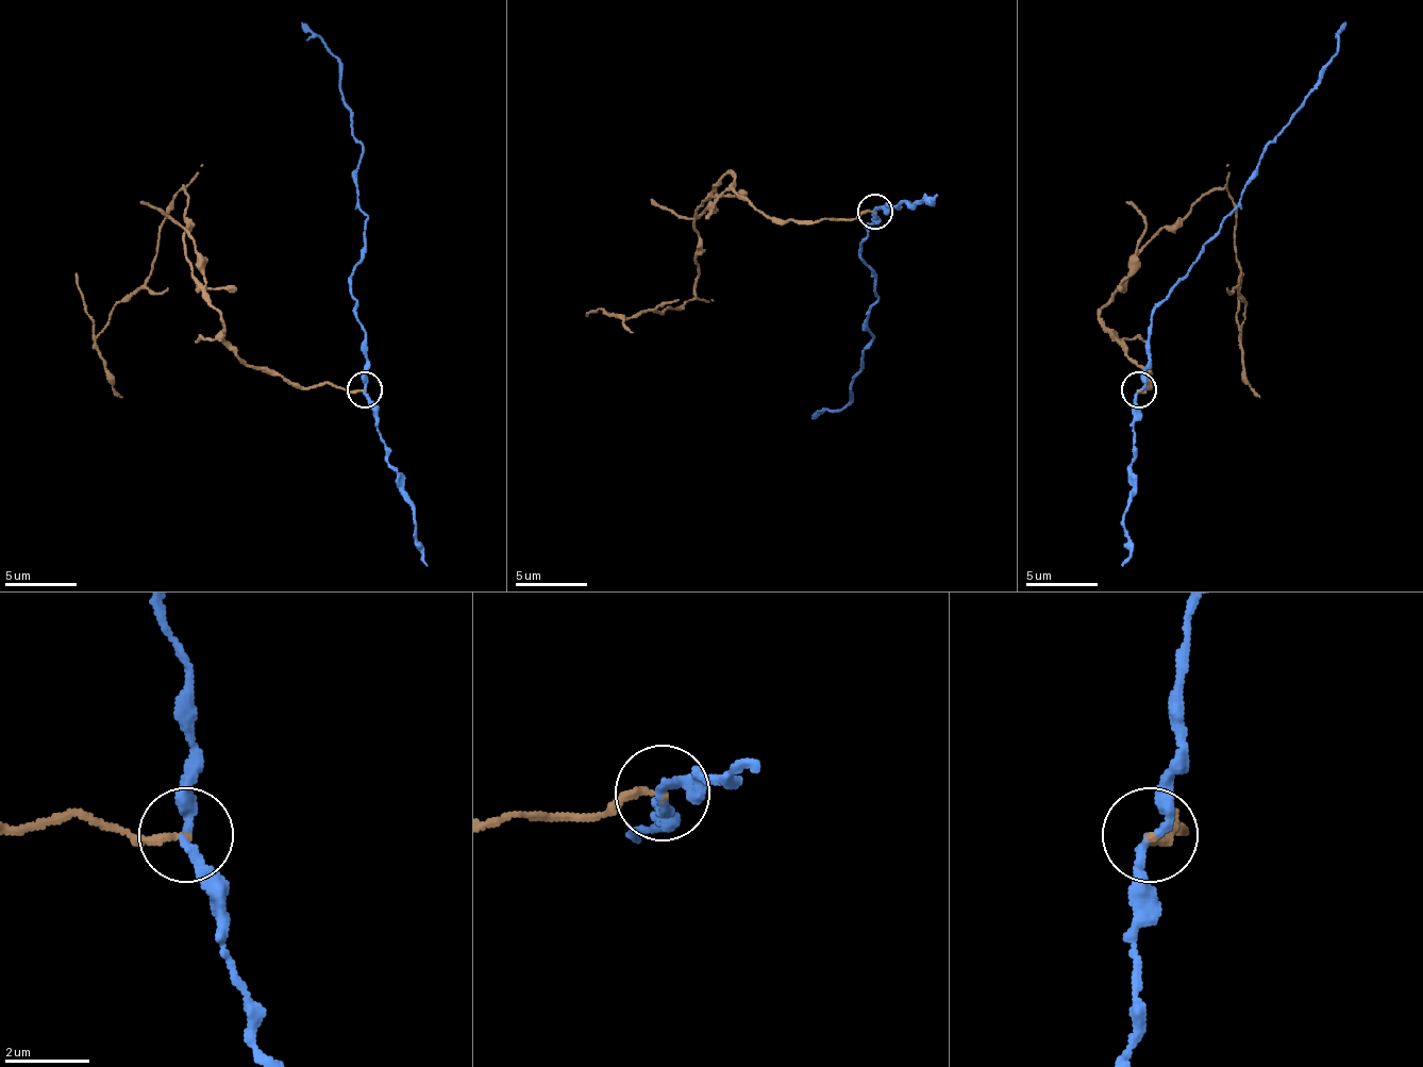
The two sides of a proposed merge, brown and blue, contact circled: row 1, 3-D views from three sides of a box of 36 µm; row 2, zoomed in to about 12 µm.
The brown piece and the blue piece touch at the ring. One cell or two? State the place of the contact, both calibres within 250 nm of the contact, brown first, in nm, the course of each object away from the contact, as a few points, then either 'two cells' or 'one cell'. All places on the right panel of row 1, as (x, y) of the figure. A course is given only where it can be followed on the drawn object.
(1139, 389) | 190/240 nm | brown via (1138, 390), (1149, 372), (1102, 318), (1138, 253), (1224, 188), (1245, 307), (1242, 380), (1260, 398) | blue via (1138, 390), (1149, 362), (1152, 312), (1185, 276), (1239, 203), (1271, 142), (1307, 92), (1346, 22) | two cells

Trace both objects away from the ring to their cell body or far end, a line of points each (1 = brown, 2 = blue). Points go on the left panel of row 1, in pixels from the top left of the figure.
1: (365, 390), (293, 387), (224, 336), (185, 253), (181, 188), (152, 271), (95, 340), (123, 398)
2: (365, 390), (351, 276), (362, 257), (365, 229), (358, 203), (362, 142), (340, 92), (340, 63), (300, 22)

